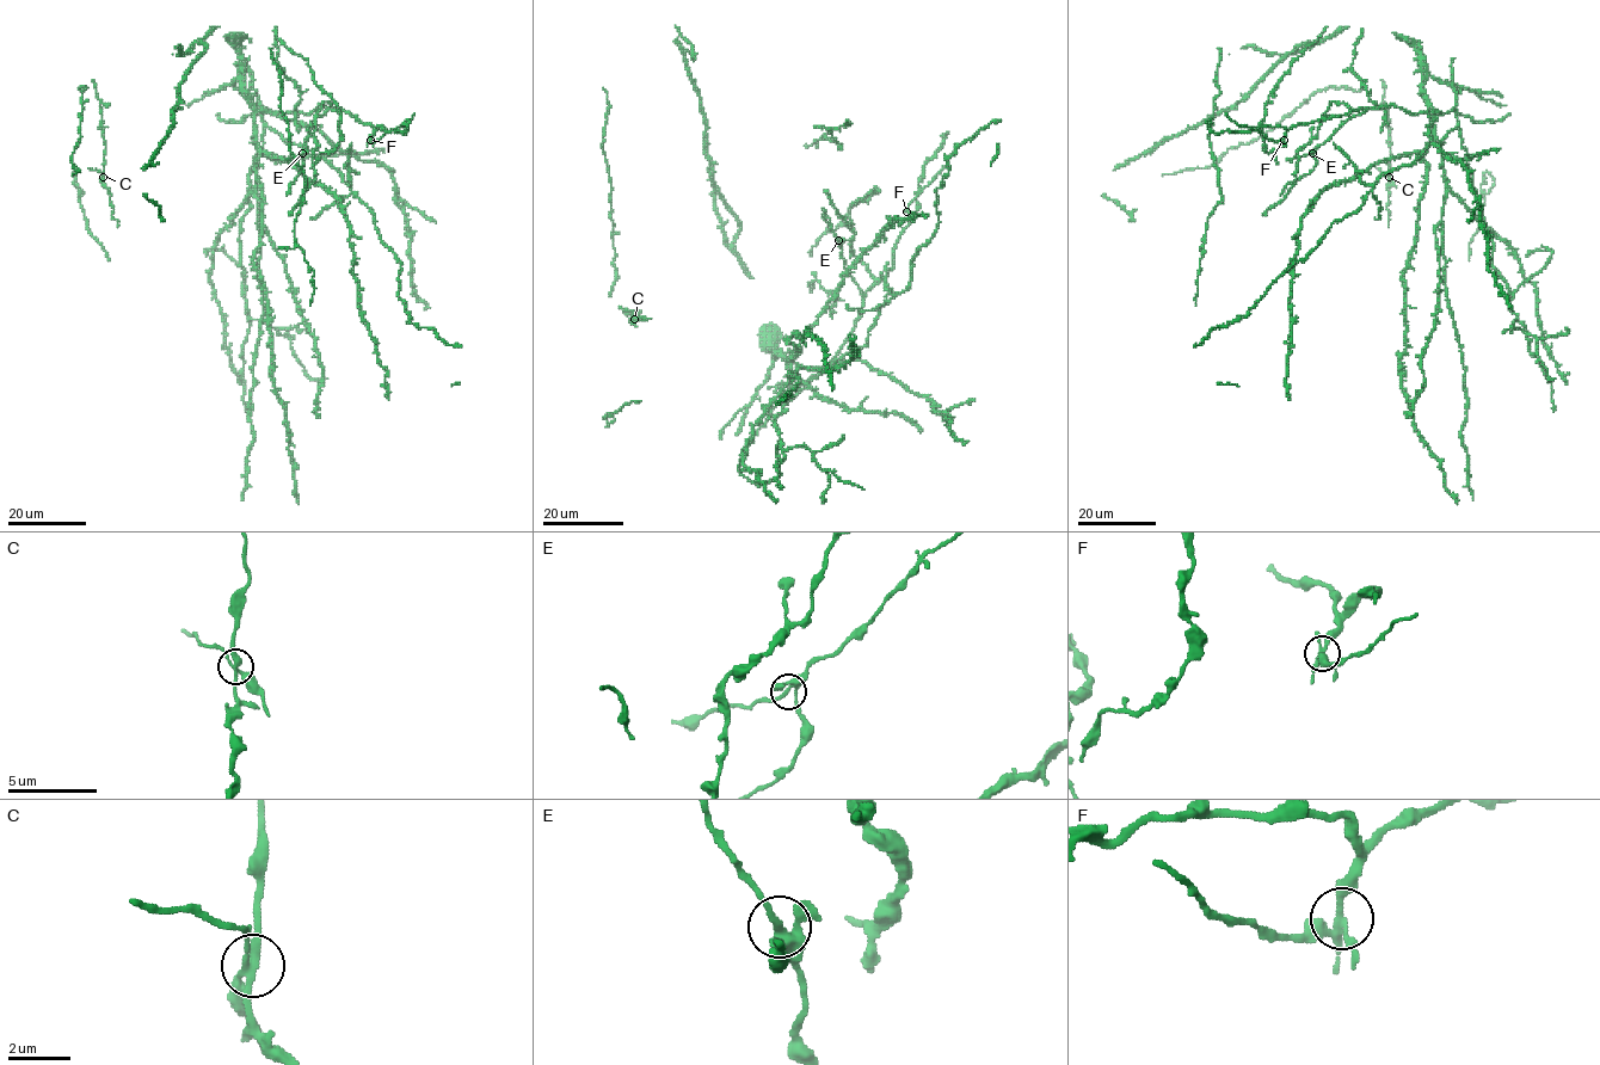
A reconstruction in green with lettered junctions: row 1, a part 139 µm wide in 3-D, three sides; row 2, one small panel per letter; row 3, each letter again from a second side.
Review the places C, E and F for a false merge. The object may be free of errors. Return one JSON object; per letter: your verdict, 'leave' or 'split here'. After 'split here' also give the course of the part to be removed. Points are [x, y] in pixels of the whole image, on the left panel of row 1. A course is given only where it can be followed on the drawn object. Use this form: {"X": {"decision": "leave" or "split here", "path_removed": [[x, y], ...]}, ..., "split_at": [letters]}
{"C": {"decision": "leave"}, "E": {"decision": "leave"}, "F": {"decision": "split here", "path_removed": [[369, 139], [379, 140], [386, 133], [406, 127], [413, 114]]}, "split_at": ["F"]}

